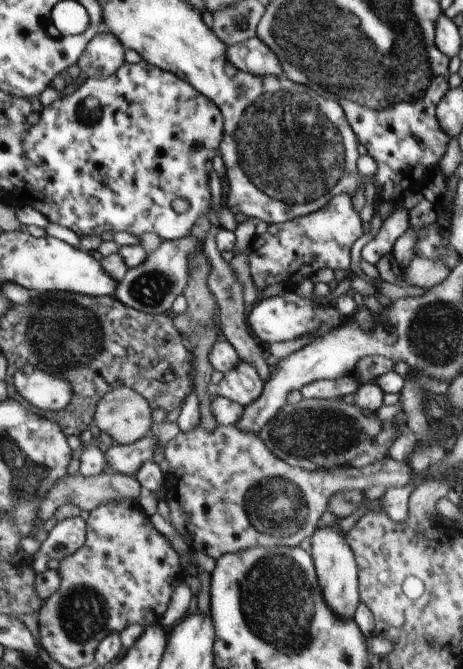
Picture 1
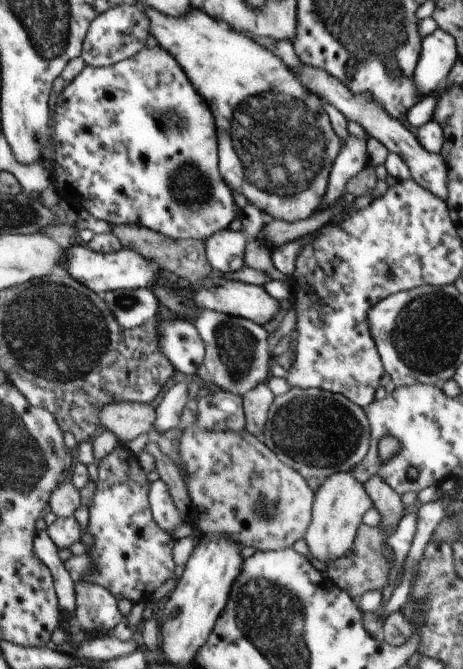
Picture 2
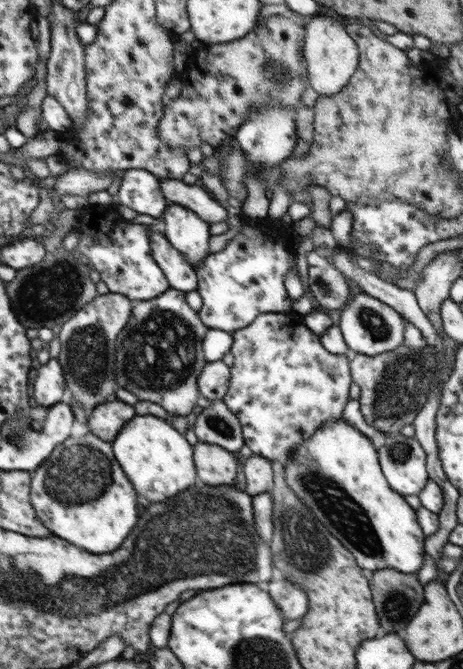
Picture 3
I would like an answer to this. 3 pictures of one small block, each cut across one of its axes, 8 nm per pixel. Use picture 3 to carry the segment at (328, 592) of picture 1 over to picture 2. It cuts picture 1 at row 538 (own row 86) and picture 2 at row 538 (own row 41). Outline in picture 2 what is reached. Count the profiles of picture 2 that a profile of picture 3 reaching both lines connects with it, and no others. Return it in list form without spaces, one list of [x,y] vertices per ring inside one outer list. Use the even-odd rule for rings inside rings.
[[[336,472],[323,480],[318,492],[315,492],[312,519],[304,535],[312,557],[326,564],[345,557],[353,549],[364,514],[372,507],[373,502],[366,494],[365,486],[351,472]]]

